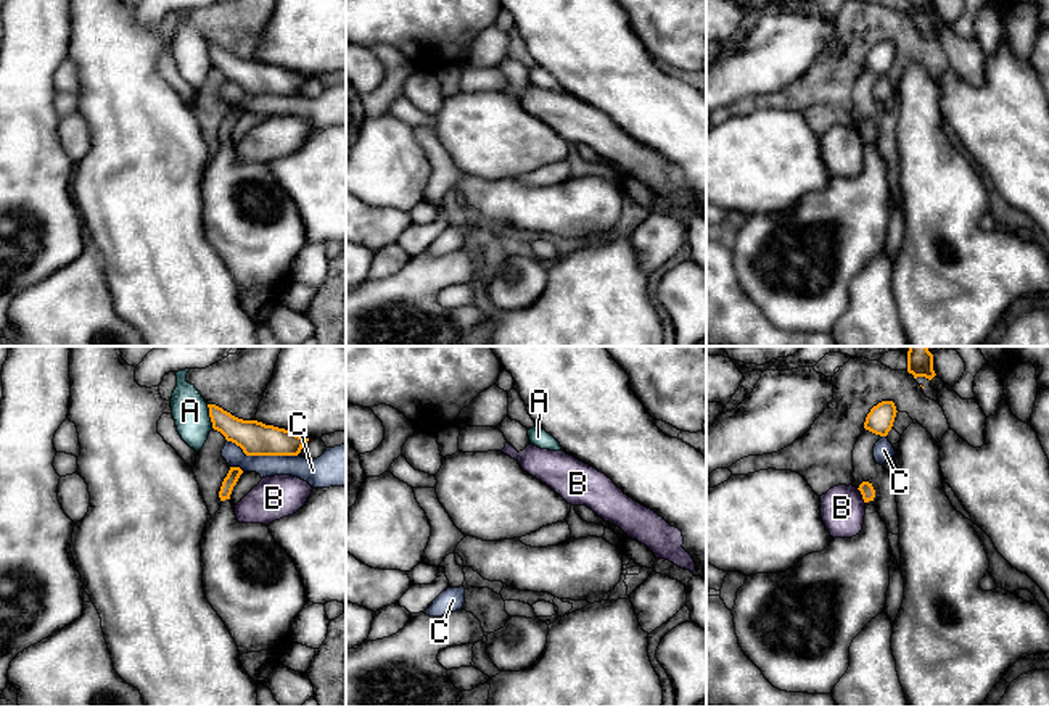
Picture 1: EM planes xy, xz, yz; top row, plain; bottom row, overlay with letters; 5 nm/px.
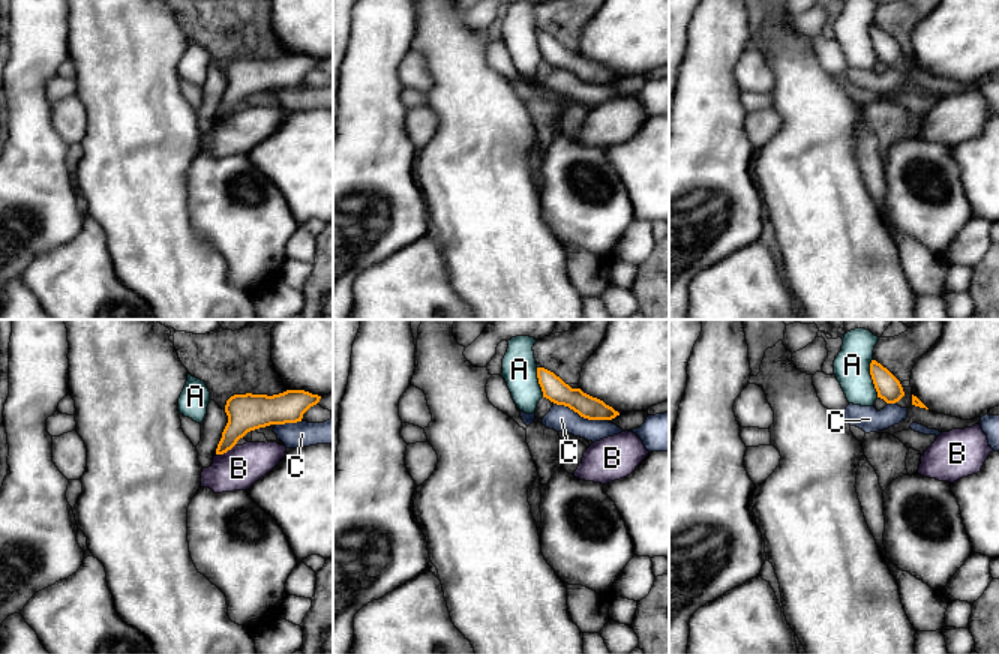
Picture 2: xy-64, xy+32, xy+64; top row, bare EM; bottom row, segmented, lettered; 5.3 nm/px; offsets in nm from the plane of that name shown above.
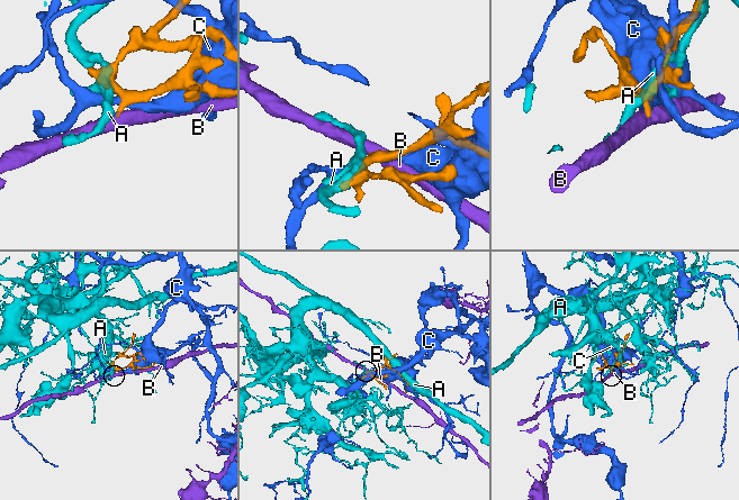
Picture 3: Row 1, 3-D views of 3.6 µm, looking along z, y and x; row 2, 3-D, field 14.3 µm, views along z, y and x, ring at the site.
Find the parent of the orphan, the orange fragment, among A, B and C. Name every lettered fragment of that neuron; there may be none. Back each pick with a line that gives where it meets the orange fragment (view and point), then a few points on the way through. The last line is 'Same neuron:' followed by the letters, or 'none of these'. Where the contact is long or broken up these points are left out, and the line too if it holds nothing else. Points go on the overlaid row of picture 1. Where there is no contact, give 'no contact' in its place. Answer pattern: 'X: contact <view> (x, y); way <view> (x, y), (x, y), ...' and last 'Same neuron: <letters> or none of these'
Same neuron: none of these

